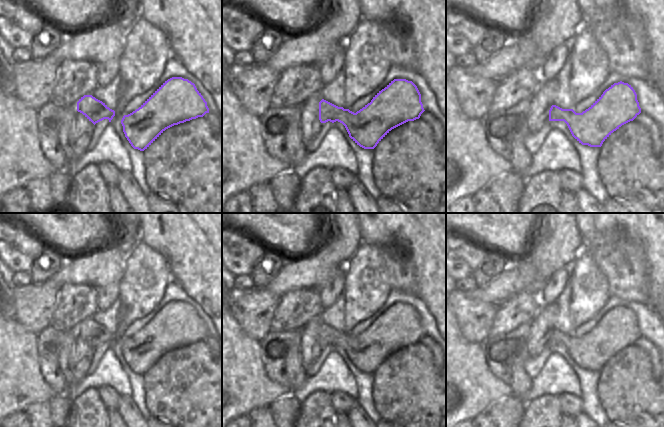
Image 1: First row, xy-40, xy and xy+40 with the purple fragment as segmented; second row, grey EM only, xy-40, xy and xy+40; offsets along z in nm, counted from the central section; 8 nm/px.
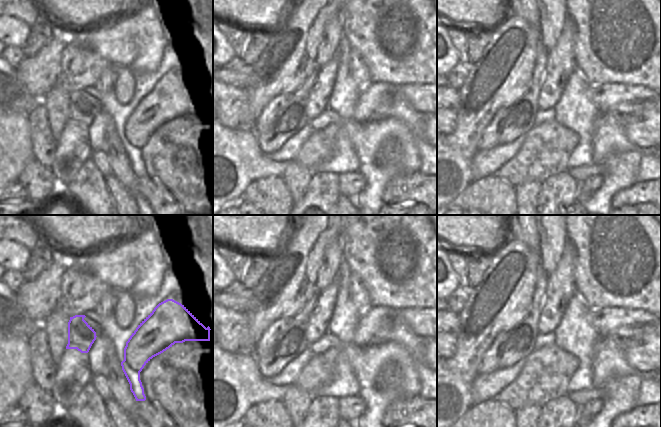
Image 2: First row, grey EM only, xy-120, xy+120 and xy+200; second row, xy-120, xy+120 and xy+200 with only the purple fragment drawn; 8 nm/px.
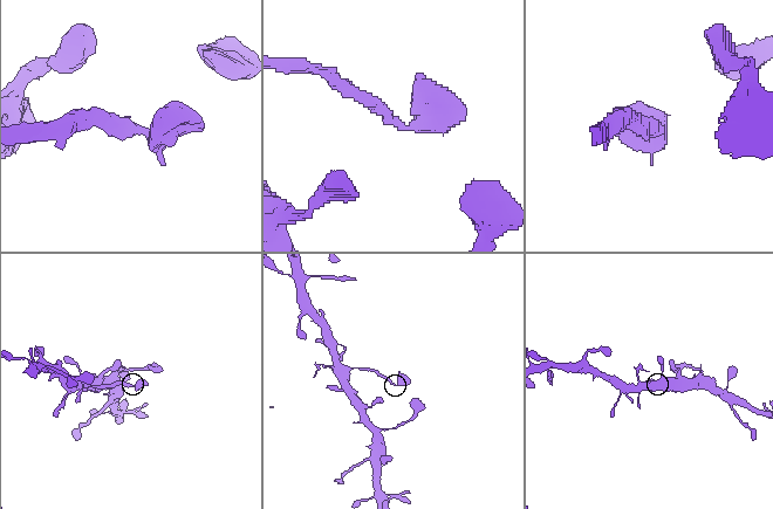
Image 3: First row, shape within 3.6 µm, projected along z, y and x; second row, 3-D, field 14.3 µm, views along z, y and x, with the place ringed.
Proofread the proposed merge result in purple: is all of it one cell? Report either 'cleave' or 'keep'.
keep

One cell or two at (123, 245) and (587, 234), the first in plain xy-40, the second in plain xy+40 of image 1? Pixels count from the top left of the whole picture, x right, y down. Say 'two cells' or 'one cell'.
two cells

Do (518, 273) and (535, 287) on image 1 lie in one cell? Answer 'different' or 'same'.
different

